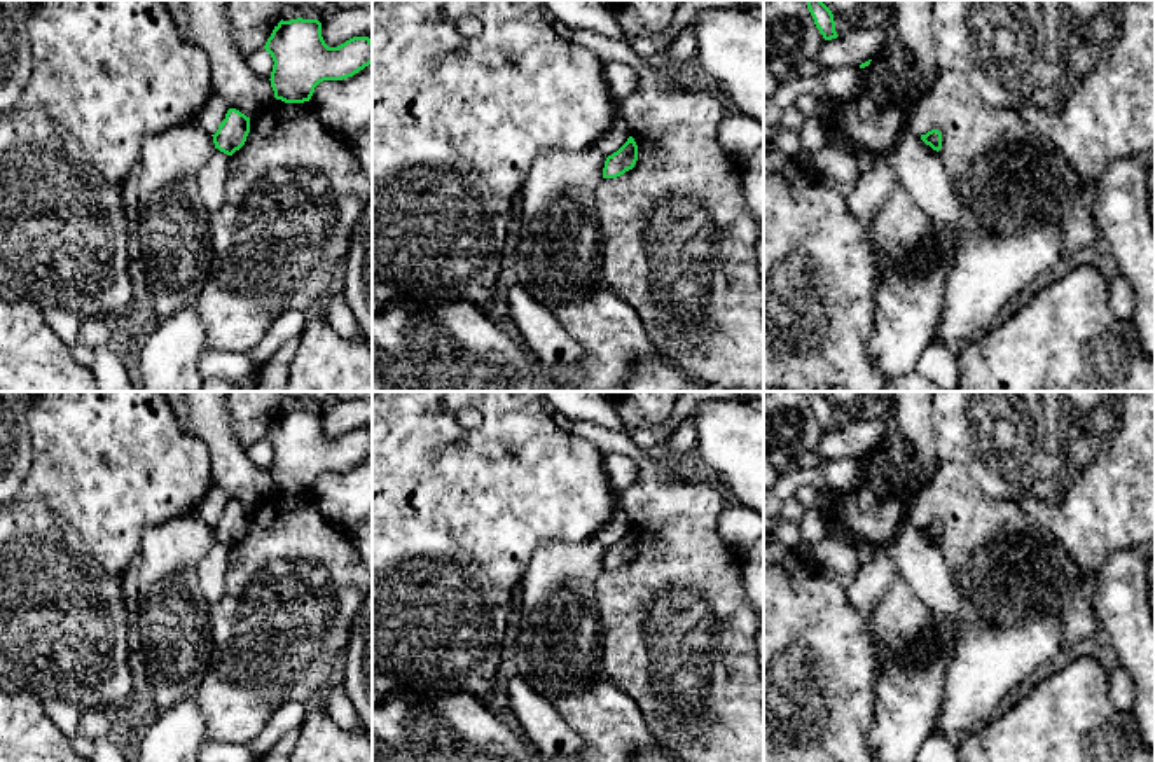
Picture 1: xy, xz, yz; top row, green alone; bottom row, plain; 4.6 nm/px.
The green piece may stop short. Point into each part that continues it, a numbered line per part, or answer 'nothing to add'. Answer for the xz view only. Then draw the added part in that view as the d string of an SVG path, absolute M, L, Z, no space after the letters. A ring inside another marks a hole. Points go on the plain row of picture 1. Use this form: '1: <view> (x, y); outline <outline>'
nothing to add

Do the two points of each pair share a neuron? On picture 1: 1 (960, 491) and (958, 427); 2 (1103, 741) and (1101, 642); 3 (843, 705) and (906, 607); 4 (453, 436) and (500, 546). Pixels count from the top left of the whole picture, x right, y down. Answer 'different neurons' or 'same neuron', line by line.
1: different neurons
2: different neurons
3: different neurons
4: same neuron

